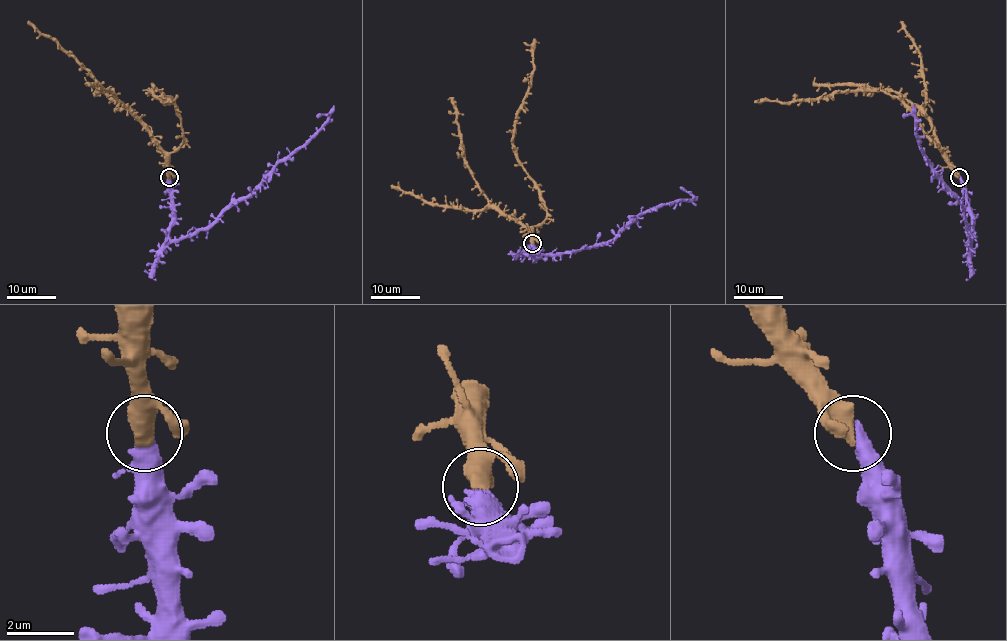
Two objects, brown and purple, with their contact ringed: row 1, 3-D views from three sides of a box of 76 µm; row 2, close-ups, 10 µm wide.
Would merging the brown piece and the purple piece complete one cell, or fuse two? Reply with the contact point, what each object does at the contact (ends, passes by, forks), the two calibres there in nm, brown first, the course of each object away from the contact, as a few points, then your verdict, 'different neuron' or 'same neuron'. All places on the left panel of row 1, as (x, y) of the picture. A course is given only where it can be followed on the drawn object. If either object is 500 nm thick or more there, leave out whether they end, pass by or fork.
at (169, 177); 550 nm thick on the brown side, 500 nm on the other; brown runs (169, 177), (169, 155), (182, 140), (181, 117), (169, 97), (150, 90), (158, 99), (170, 102), (160, 101); purple runs (169, 177), (169, 236), (190, 238), (206, 230), (227, 209), (245, 198), (310, 137), (328, 115), (316, 117); same neuron

